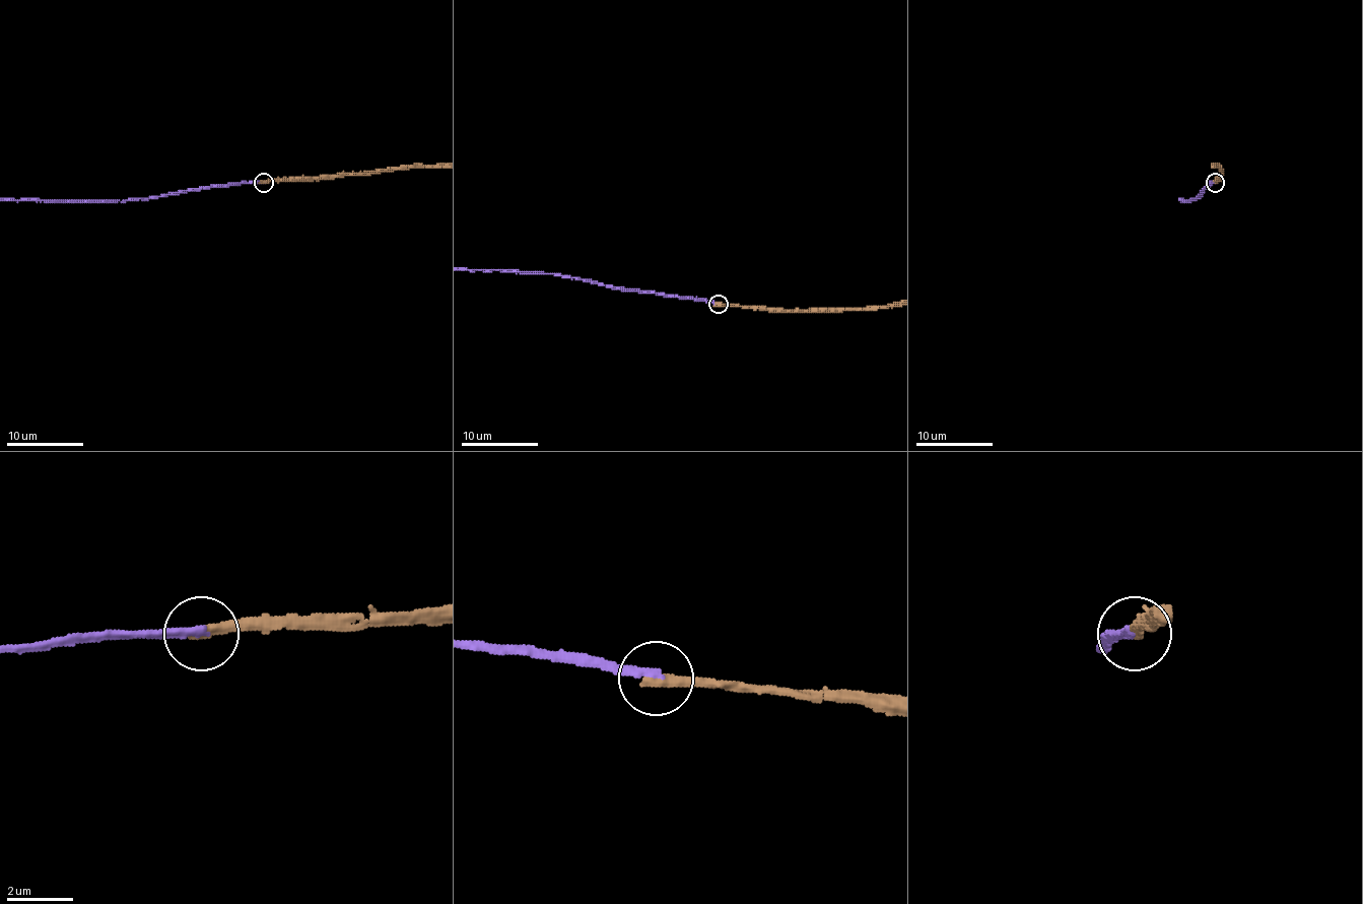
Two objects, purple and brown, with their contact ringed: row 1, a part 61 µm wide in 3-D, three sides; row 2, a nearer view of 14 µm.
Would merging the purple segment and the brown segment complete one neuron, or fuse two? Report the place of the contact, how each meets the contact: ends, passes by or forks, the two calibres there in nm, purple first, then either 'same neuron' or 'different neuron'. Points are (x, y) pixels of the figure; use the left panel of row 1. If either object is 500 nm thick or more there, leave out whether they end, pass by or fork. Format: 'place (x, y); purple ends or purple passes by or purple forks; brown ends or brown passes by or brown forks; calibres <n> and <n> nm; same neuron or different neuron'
place (263, 182); purple ends; brown ends; calibres 240 and 360 nm; different neuron

